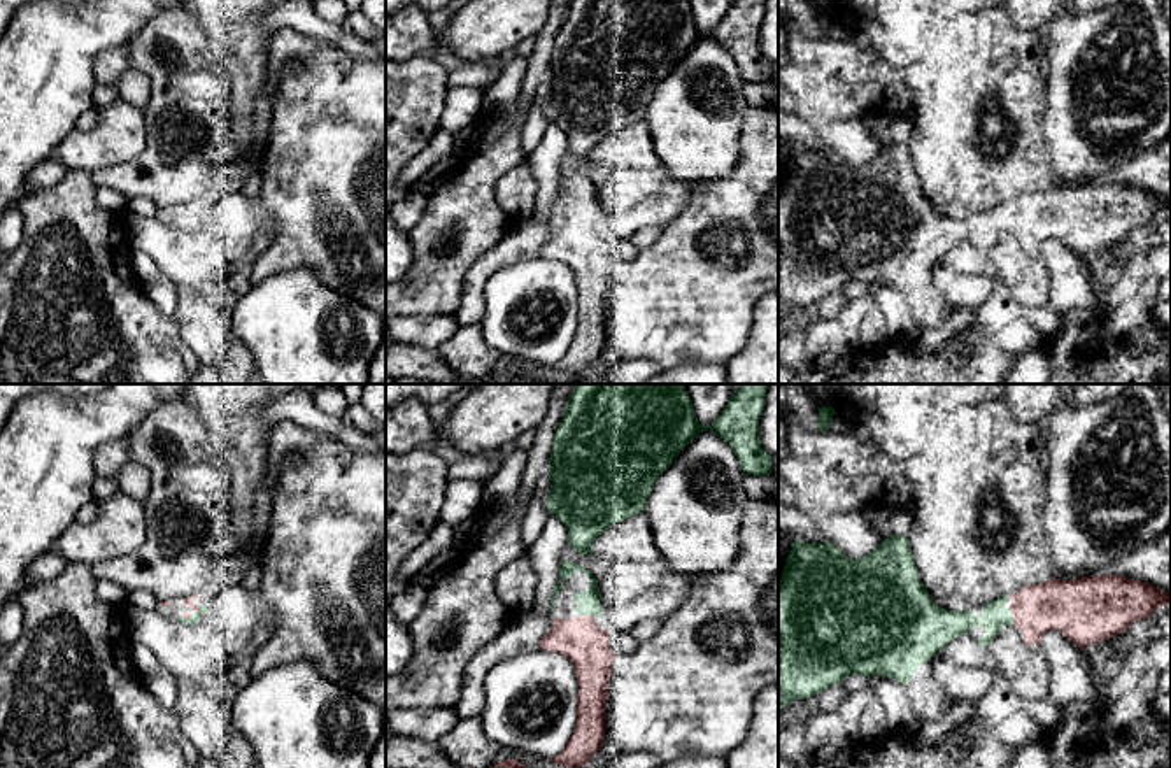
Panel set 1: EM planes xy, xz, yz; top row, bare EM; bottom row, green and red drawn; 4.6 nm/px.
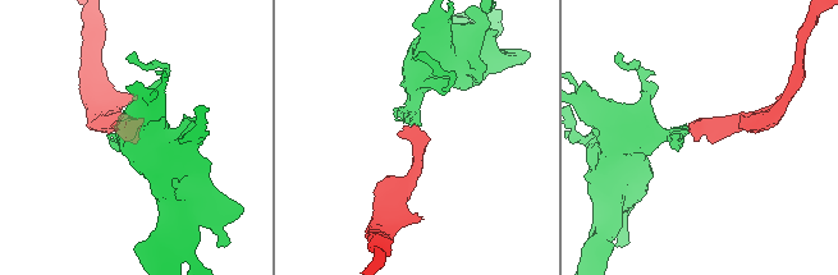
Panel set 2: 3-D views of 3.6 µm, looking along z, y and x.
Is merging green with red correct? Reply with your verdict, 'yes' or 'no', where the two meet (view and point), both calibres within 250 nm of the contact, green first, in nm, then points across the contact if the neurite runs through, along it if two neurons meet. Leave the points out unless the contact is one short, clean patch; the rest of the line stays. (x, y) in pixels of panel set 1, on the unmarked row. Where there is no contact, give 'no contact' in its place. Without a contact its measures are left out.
yes | yz (1010, 221) | 120/240 nm | across yz (994, 223), (1010, 221), (1063, 213)

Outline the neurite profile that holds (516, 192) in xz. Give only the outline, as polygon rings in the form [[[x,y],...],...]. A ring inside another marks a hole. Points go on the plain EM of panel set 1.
[[[528,161],[505,174],[496,184],[500,207],[515,221],[533,216],[538,182]]]

